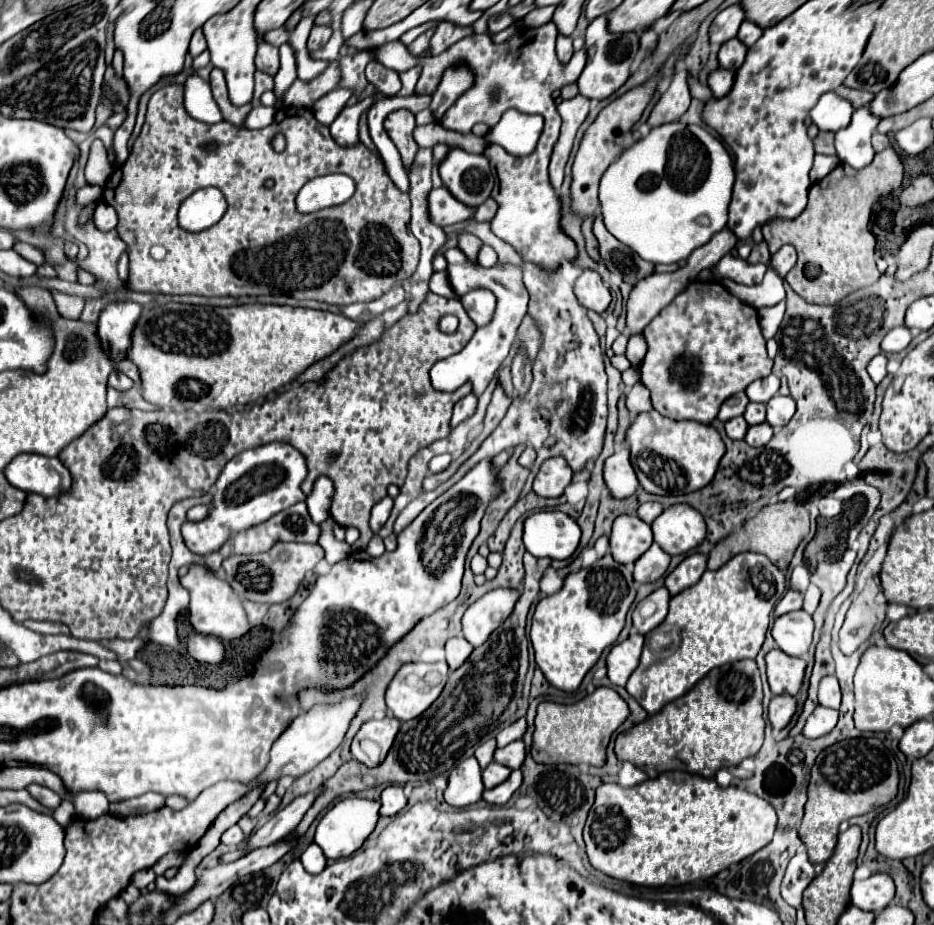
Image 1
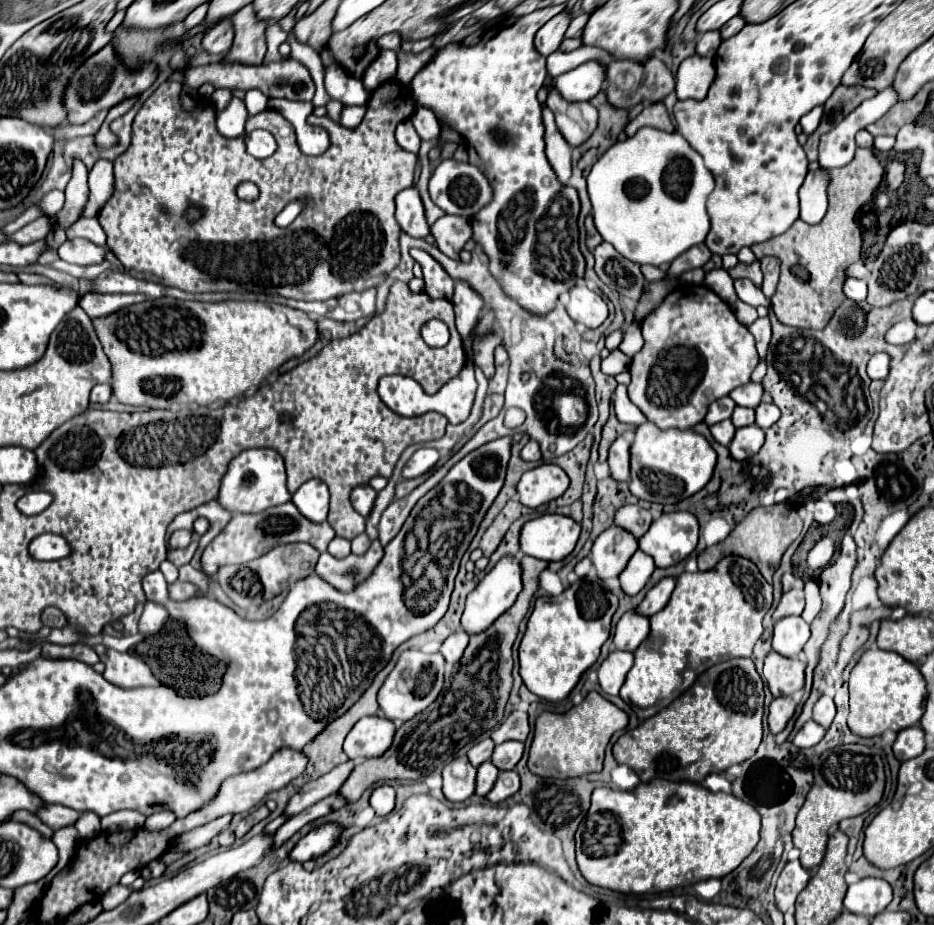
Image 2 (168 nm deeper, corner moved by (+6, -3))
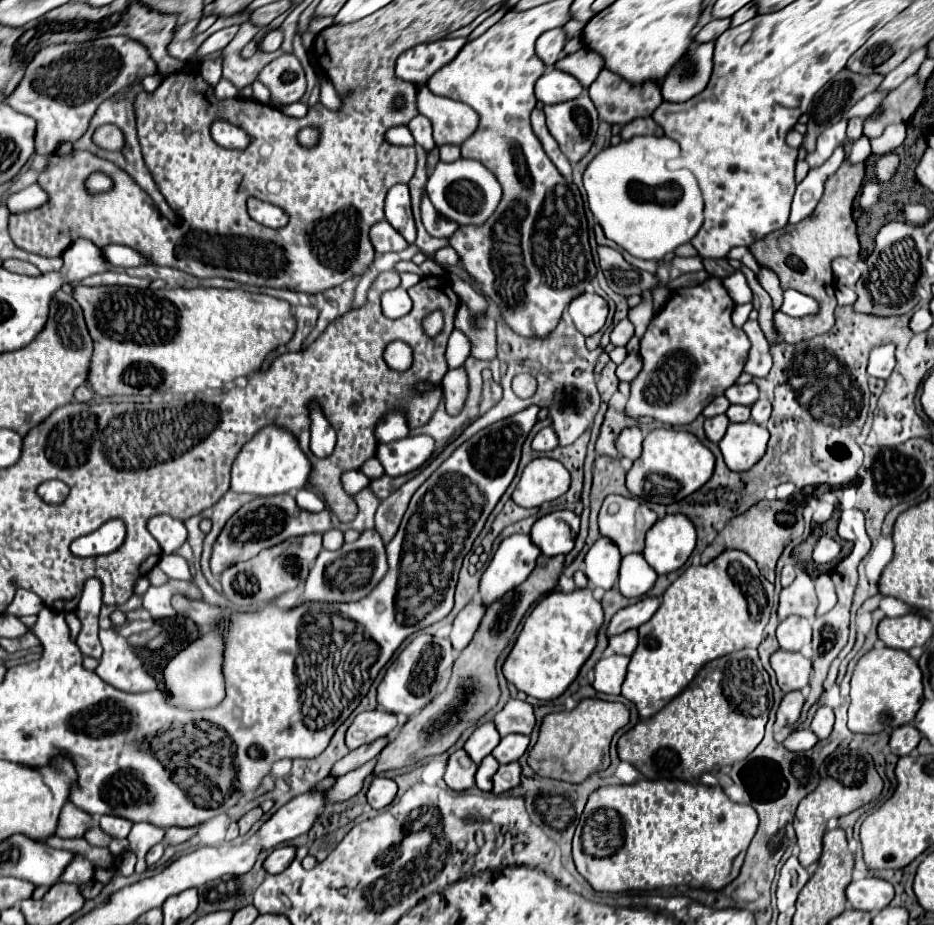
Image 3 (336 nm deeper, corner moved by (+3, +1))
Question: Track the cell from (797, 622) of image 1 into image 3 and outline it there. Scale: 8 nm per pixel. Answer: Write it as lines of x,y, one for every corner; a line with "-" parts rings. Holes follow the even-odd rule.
787,617
777,627
777,639
781,649
799,651
803,645
811,643
811,621
805,617

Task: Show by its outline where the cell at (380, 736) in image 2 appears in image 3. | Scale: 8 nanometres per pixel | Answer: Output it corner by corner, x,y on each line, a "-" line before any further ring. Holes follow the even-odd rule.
383,709
363,711
355,717
351,727
345,733
345,743
349,749
357,749
361,745
373,743
379,737
389,735
397,725
397,717

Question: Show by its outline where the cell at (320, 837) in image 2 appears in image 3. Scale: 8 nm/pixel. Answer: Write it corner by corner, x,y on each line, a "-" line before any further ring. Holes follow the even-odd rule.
279,847
279,849
273,849
267,859
263,861
263,869
267,871
267,875
275,875
275,873
281,873
287,869
289,861
295,857
295,847

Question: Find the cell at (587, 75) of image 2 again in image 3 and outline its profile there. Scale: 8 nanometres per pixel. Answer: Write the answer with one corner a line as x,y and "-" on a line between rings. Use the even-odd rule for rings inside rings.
547,69
535,83
535,97
543,105
555,105
563,101
571,101
583,93
581,83
559,69

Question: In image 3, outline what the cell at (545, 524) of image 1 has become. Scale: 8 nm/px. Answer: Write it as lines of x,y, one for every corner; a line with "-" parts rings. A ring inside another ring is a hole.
553,511
541,517
533,529
533,543
543,555
565,555
573,549
575,537
579,533
579,517
573,511

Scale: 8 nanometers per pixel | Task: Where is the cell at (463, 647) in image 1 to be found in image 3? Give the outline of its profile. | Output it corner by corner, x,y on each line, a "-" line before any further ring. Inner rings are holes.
473,601
467,603
459,611
459,615
453,621
451,635
449,635
449,639
451,639
451,643
453,643
453,647
457,651
461,651
461,649
465,649
469,645
475,631
479,629
479,623
481,623
483,615
485,615
485,605
483,603
473,603

